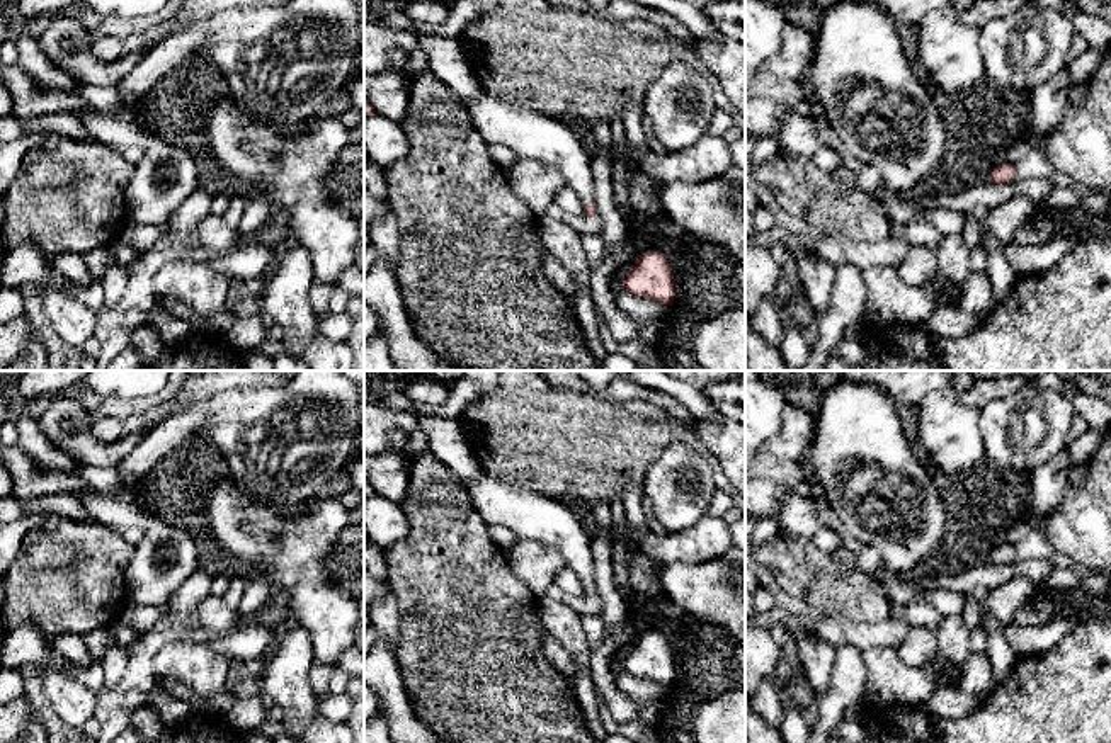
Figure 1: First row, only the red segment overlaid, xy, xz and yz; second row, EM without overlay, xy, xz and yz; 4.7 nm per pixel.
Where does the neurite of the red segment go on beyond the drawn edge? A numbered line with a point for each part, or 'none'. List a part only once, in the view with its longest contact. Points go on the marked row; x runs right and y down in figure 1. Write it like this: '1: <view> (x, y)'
1: xz (529, 135)

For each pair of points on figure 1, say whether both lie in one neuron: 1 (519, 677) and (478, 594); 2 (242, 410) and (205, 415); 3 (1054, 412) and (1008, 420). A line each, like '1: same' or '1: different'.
1: same
2: same
3: same

